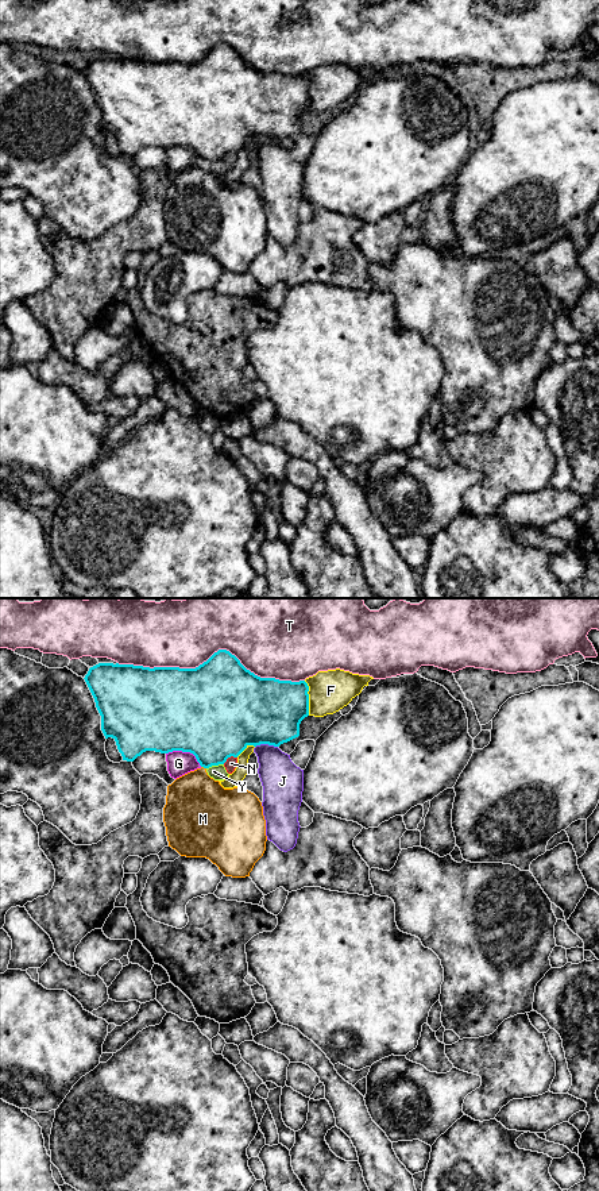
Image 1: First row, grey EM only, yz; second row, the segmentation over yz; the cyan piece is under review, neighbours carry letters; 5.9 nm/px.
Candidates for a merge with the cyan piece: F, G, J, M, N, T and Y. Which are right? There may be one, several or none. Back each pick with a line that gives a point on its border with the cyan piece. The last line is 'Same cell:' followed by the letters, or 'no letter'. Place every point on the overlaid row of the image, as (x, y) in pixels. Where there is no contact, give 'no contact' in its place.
Same cell: no letter

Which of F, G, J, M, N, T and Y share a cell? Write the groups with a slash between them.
F / G / J / M / N Y / T

